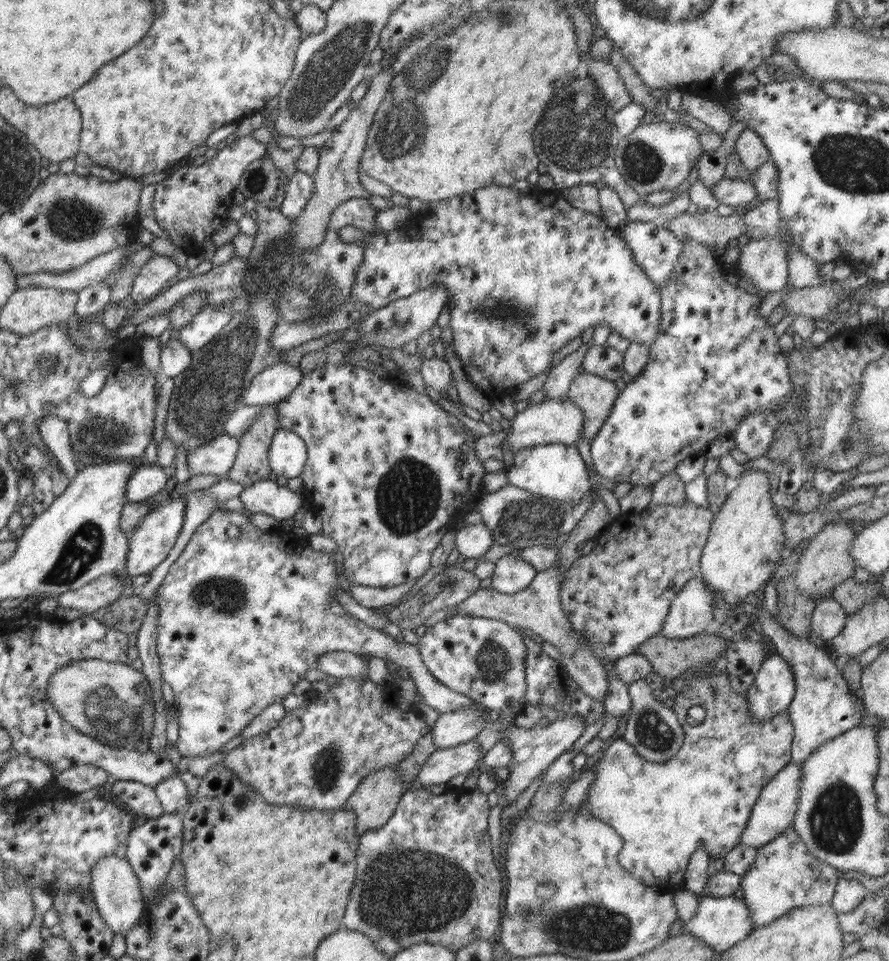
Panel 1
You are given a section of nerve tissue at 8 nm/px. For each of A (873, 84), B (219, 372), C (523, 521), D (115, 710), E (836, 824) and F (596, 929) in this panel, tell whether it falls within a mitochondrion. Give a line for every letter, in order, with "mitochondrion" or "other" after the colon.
A: other
B: mitochondrion
C: mitochondrion
D: mitochondrion
E: mitochondrion
F: mitochondrion

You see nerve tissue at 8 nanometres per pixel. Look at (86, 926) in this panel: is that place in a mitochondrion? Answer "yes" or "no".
no

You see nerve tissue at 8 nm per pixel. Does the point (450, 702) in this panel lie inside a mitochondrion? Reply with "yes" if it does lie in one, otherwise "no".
no

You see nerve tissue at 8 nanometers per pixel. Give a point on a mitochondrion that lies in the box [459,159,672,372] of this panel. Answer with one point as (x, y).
(499, 311)

